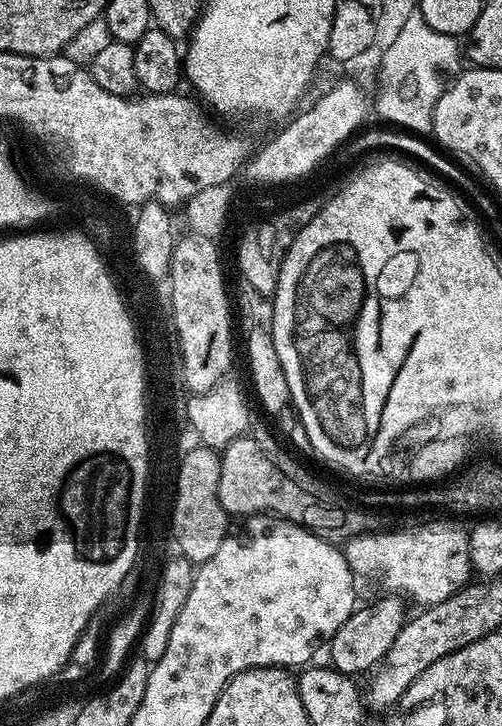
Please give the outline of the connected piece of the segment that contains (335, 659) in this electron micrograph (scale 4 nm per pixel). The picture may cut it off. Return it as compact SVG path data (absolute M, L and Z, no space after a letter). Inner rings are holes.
M396 594L381 595L381 600L373 604L357 607L356 611L338 626L338 630L330 638L332 644L328 648L328 656L331 667L343 676L359 677L359 672L371 673L384 659L386 650L390 650L394 638L398 638L398 630L402 630L406 613L404 613L405 601ZM404 603L404 604L403 604Z

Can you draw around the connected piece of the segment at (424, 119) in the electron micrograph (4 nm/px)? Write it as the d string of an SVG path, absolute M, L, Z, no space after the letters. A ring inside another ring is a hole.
M418 14L410 16L403 23L398 38L391 44L390 50L382 57L382 64L378 71L380 78L380 93L374 96L374 112L377 112L389 125L400 130L407 130L413 134L428 134L432 130L434 118L434 106L438 106L438 98L444 93L450 81L459 76L462 71L462 44L455 36L447 36L438 30L434 30Z

